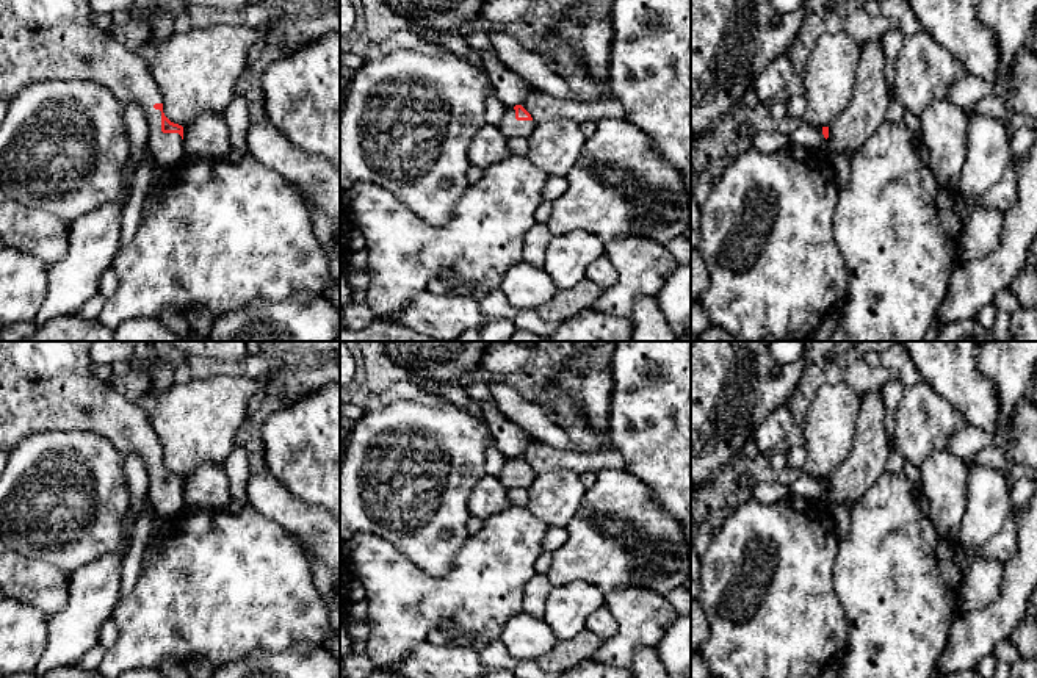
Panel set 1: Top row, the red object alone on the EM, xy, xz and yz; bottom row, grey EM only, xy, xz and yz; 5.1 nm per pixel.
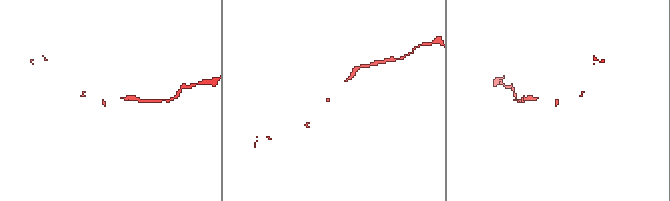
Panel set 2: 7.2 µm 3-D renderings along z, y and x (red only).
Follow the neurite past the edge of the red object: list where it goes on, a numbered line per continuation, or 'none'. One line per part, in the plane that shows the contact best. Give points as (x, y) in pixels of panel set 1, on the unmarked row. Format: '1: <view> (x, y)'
1: xy (44, 385)

